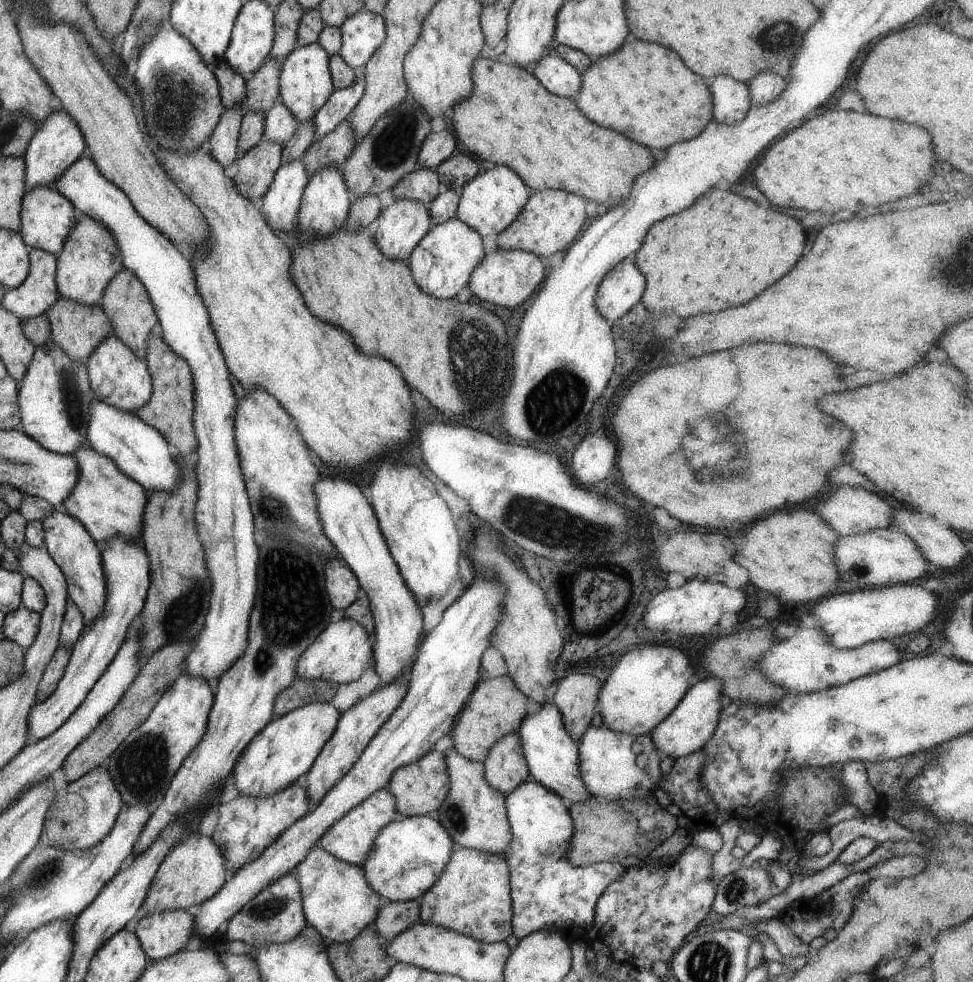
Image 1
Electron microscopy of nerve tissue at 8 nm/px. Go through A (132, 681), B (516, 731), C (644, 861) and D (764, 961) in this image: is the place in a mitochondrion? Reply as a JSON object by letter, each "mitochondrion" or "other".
{"A":"other","B":"other","C":"other","D":"other"}

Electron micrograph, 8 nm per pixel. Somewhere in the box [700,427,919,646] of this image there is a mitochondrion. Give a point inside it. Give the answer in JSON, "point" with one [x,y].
{"point":[855,570]}

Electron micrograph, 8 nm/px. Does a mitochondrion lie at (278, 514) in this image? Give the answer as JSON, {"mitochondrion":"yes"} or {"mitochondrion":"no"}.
{"mitochondrion":"yes"}

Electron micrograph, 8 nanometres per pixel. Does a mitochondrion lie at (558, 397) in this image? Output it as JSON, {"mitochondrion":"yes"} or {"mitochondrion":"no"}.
{"mitochondrion":"yes"}

